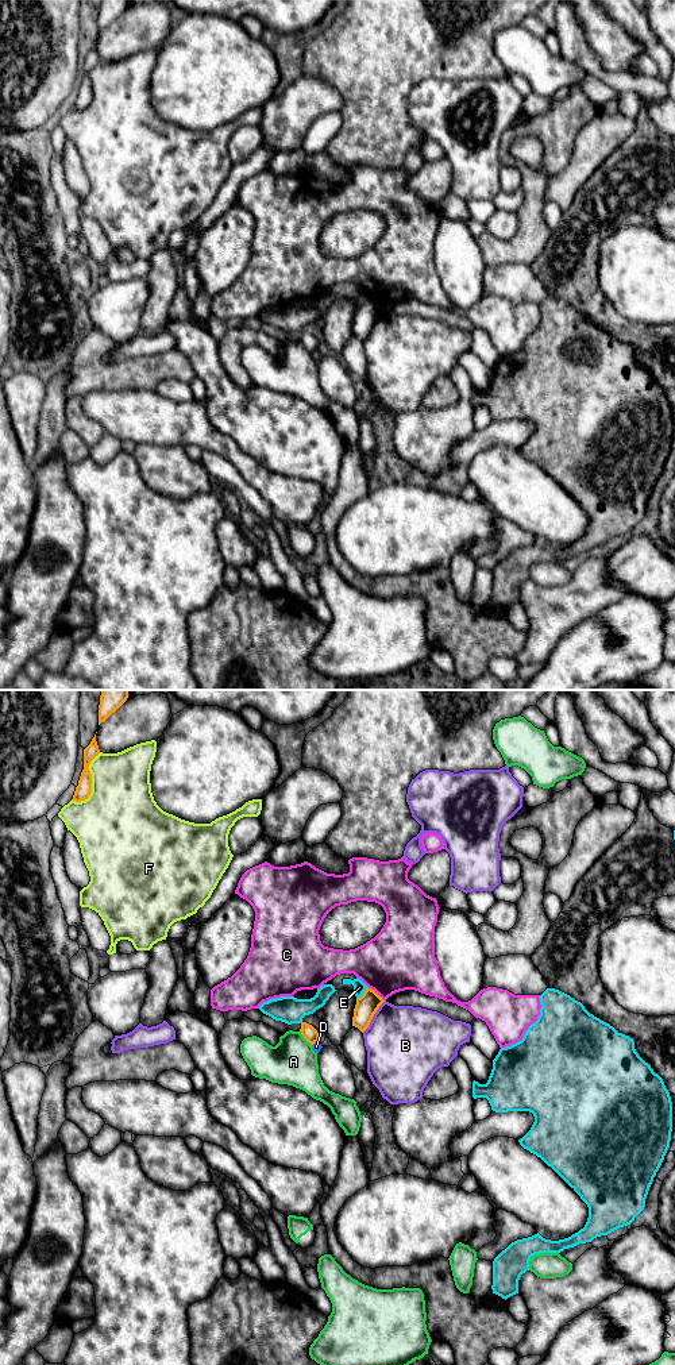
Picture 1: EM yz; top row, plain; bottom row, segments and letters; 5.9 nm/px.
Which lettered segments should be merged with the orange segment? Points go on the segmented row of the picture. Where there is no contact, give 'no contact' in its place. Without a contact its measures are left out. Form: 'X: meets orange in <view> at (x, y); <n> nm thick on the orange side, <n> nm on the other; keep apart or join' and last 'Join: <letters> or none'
A: meets orange in yz at (304, 1037); 90 nm thick on the orange side, 280 nm on the other; keep apart
B: meets orange in yz at (373, 1015); 130 nm thick on the orange side, 460 nm on the other; keep apart
C: meets orange in yz at (375, 993); 130 nm thick on the orange side, 380 nm on the other; keep apart
D: meets orange in yz at (315, 1041); 90 nm thick on the orange side, 50 nm on the other; keep apart
E: meets orange in yz at (363, 994); 130 nm thick on the orange side, 80 nm on the other; keep apart
F: meets orange in yz at (91, 782); 90 nm thick on the orange side, 420 nm on the other; keep apart
Join: none

